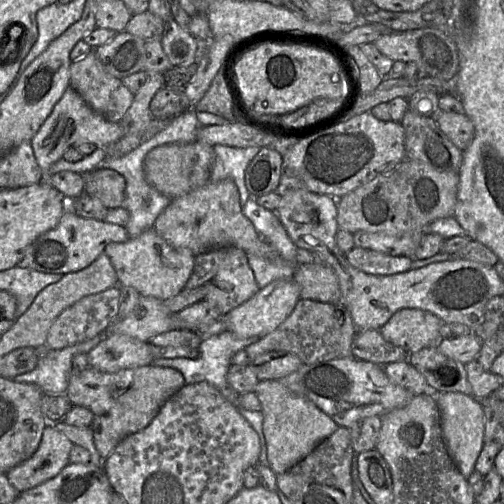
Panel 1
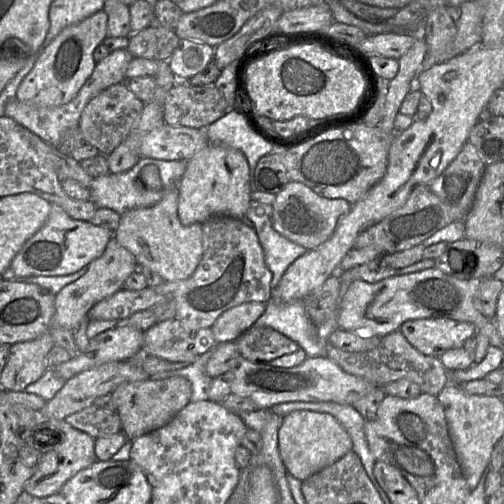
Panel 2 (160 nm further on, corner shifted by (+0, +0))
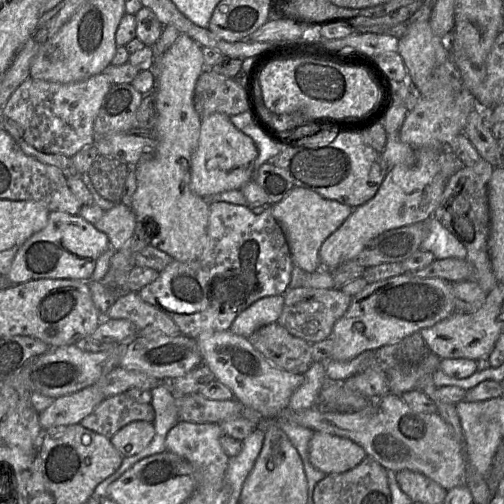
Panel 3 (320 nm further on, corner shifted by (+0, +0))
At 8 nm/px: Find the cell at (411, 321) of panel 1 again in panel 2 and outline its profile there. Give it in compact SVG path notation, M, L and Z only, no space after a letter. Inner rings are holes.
M428 318L404 322L399 331L407 341L426 356L439 358L448 350L462 348L467 339L476 336L477 329L470 322L456 321L448 318Z

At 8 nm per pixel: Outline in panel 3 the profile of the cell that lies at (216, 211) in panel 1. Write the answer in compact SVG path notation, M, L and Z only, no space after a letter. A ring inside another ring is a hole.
M212 114L202 120L198 145L191 160L191 189L203 198L240 190L252 180L258 149L249 136L238 130L224 114Z

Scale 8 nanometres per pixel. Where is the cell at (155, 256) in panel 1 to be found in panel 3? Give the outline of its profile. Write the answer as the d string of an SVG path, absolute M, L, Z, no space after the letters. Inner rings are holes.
M185 34L166 51L160 64L152 68L155 76L155 100L158 121L155 127L158 138L156 154L153 158L142 160L135 167L137 188L132 196L130 207L137 222L153 220L156 225L150 245L165 252L173 260L192 262L200 258L207 242L209 220L209 201L195 194L191 189L191 160L195 152L202 124L202 118L194 107L194 91L198 78L204 72L202 47Z

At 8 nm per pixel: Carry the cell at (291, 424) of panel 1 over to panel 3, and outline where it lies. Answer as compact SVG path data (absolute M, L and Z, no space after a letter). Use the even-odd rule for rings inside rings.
M319 431L314 432L308 451L310 463L326 475L348 471L367 457L352 440Z

